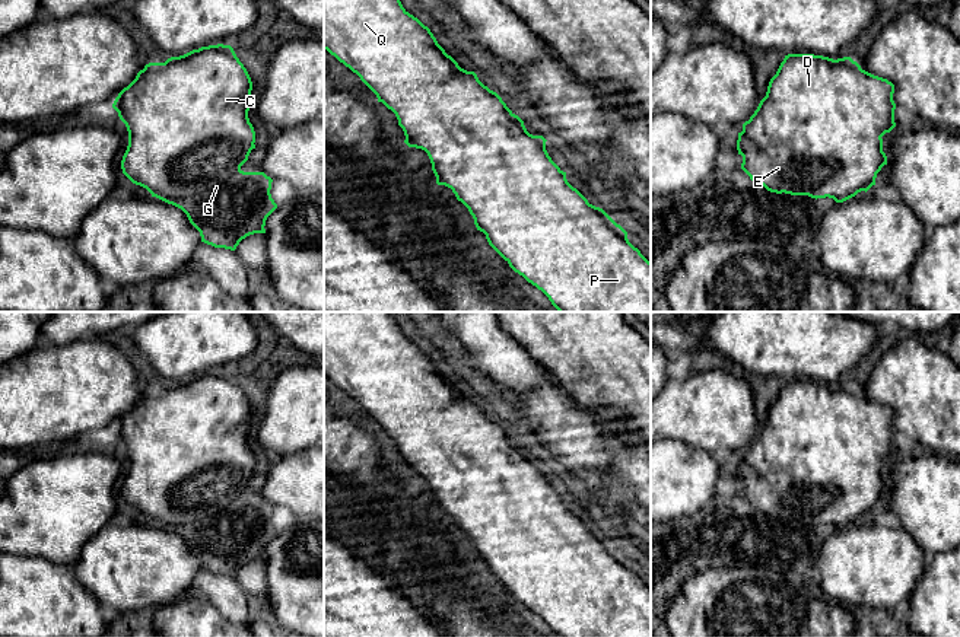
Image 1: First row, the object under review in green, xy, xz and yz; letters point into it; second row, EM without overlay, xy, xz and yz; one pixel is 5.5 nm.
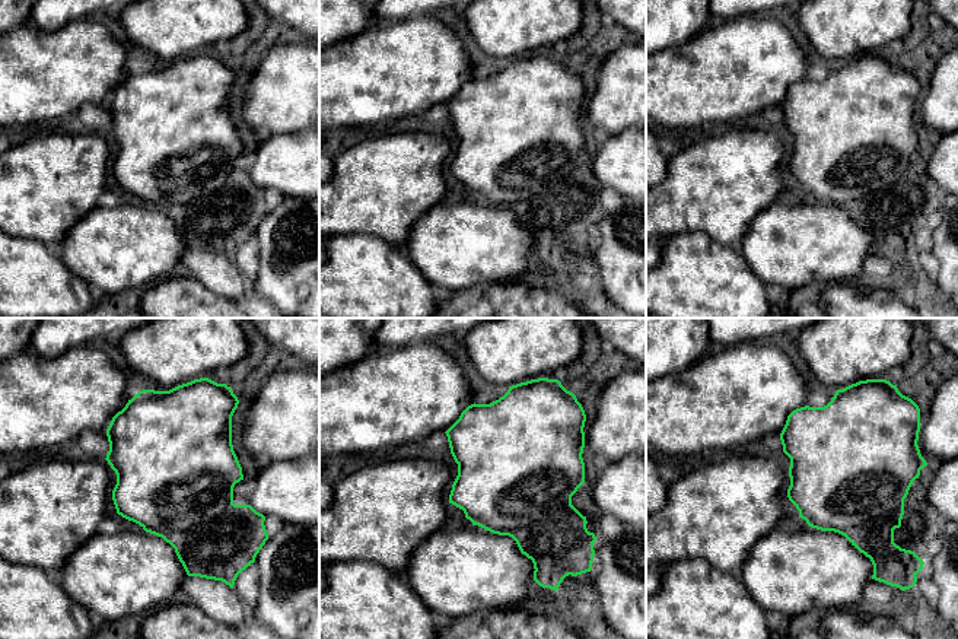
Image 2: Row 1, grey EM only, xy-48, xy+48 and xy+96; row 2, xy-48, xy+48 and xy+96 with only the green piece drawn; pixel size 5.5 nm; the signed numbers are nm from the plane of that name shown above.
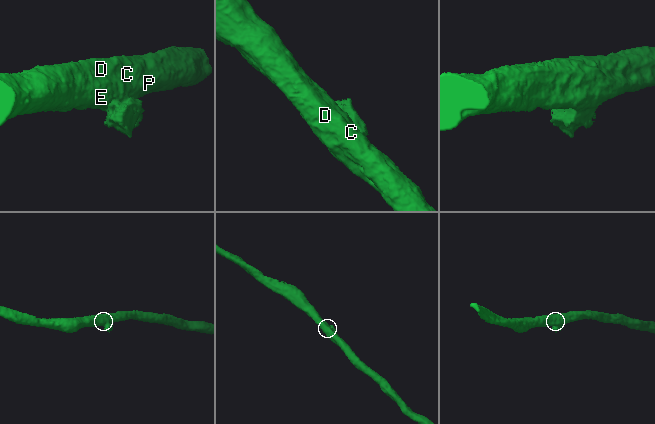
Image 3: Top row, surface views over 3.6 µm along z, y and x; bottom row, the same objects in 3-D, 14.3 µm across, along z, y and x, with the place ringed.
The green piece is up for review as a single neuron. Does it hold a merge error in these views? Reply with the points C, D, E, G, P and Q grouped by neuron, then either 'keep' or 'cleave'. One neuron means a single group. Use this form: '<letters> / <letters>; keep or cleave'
C D E G P Q; keep

